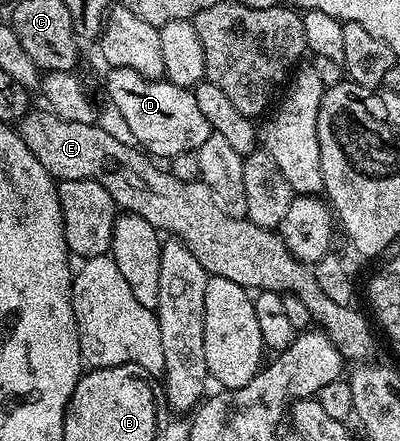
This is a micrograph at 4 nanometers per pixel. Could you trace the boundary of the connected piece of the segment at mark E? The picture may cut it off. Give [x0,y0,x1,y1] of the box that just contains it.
[19,108,374,363]

